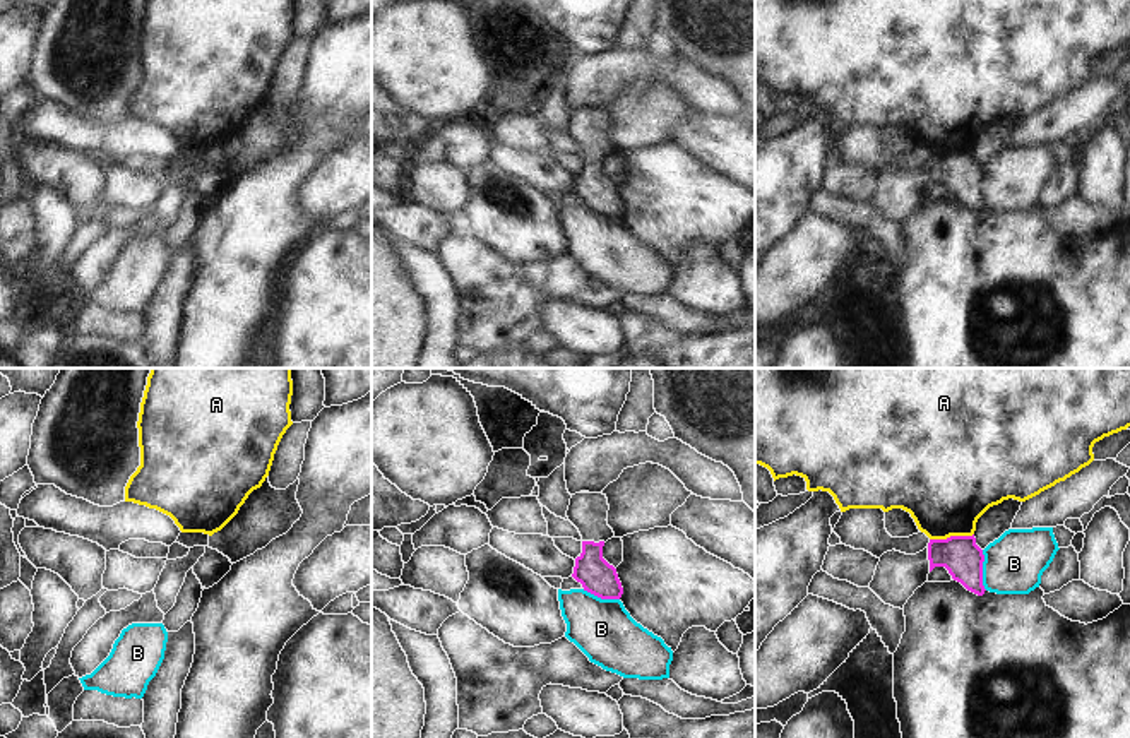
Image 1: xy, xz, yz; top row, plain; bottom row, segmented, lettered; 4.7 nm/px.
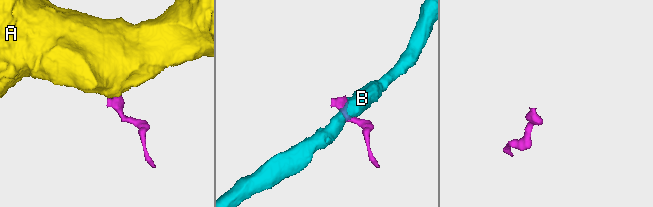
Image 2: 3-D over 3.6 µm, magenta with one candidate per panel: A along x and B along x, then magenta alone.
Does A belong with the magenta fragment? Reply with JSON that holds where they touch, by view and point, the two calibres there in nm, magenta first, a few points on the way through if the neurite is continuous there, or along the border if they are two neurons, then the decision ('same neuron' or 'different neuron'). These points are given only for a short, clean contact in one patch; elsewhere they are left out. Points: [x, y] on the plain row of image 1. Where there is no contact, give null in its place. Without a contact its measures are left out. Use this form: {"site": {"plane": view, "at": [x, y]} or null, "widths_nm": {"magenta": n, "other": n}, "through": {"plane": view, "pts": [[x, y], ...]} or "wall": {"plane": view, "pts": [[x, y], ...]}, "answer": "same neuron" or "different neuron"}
{"site": {"plane": "yz", "at": [951, 153]}, "widths_nm": {"magenta": 180, "other": 440}, "wall": {"plane": "yz", "pts": [[973, 149], [930, 156]]}, "answer": "different neuron"}

